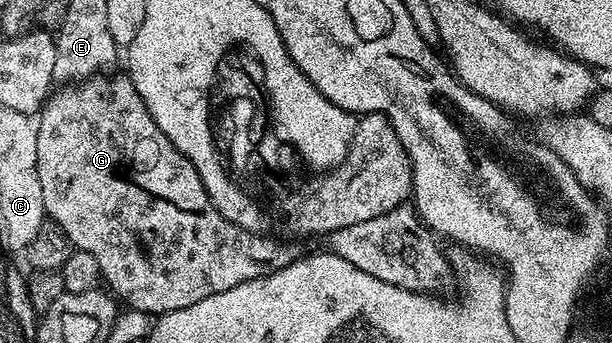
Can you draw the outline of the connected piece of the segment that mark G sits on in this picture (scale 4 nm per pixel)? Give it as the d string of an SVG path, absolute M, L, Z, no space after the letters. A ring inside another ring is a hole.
M128 75L108 76L90 78L74 83L72 86L62 87L58 96L56 93L45 101L45 106L41 109L39 119L36 121L35 162L39 174L39 187L43 190L46 217L61 227L63 234L67 234L70 245L76 251L91 254L99 261L99 270L104 283L106 285L109 283L108 291L122 305L140 312L147 312L150 317L156 318L171 310L183 310L183 306L195 306L195 302L203 302L203 298L211 298L211 294L223 294L223 290L231 290L231 286L239 286L243 282L251 282L255 278L266 276L280 268L286 268L291 261L298 259L299 251L297 252L295 245L276 244L269 236L256 236L253 230L240 228L239 225L225 220L223 214L219 214L219 210L211 202L195 166L175 148L167 135L163 134L163 130L155 126L143 98L139 98Z

